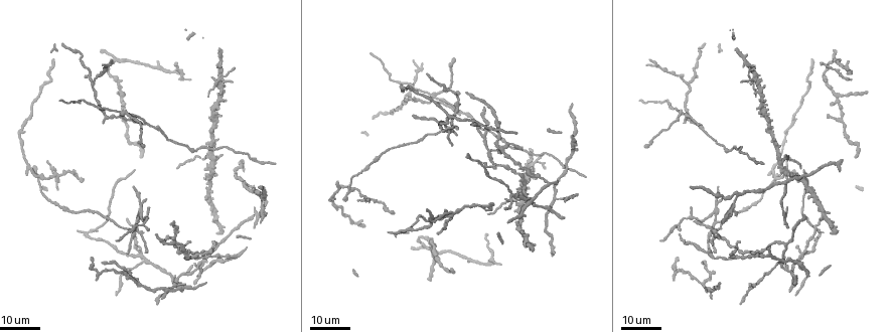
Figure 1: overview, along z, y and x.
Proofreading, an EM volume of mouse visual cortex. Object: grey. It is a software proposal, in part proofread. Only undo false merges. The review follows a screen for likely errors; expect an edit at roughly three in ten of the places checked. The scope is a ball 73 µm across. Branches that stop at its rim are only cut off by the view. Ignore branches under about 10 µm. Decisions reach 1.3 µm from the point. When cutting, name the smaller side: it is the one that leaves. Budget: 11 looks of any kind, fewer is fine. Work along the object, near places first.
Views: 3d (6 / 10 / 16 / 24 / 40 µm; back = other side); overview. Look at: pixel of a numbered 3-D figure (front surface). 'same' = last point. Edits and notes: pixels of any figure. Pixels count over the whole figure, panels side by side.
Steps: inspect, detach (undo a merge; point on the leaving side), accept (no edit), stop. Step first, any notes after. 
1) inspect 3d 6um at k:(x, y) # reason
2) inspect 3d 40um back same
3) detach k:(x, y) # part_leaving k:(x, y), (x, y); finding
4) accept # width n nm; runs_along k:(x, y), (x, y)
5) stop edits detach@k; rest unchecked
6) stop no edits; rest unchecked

inspect 3d 16um at 1:(755, 77) # four or more arms meet

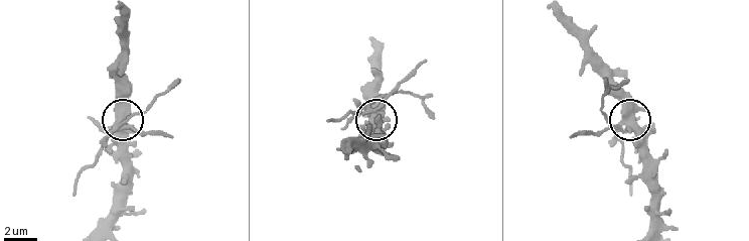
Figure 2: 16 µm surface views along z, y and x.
inspect 3d 10um at 2:(120, 118) # zoom in

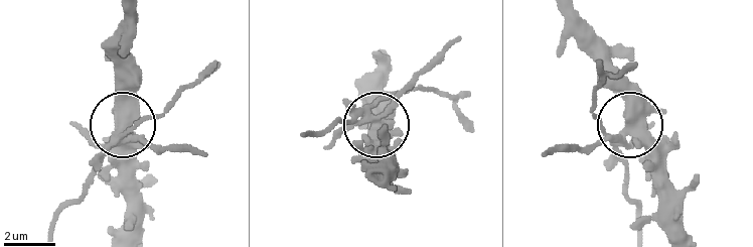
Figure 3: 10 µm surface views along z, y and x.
accept # width 500 nm; continuous, no second cell

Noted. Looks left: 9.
inspect 3d 24um at 1:(508, 192) # two arms in line, one across

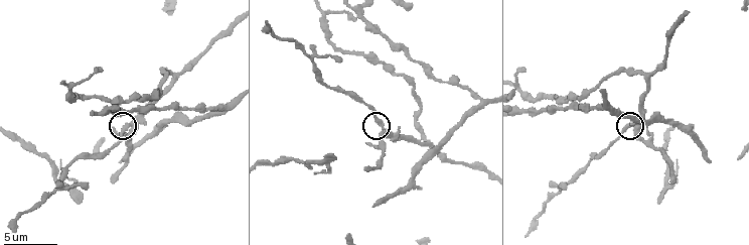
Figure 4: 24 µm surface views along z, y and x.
inspect 3d 6um at 4:(128, 126)

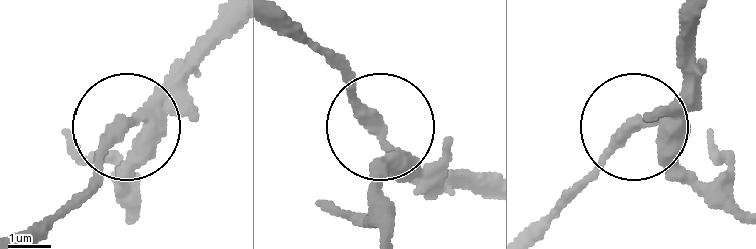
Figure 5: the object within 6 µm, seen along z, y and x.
inspect 3d 6um back at 5:(123, 126)

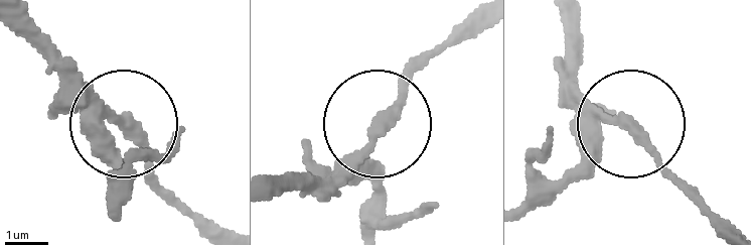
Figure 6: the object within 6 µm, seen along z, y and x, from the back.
accept # runs_along 6:(19, 27), (124, 125), (199, 219); all the same cell

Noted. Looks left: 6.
inspect 3d 10um at 4:(175, 81) # three arms meet

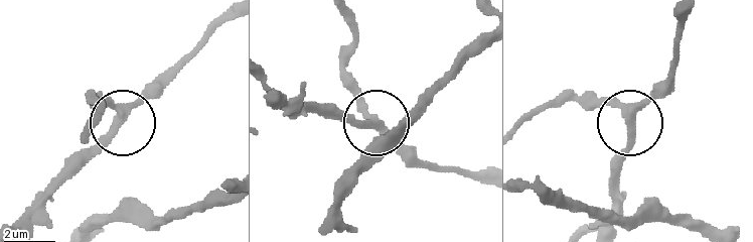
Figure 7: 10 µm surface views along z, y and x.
accept # side_arm 75 um; runs_along 7:(522, 123), (568, 102), (607, 104), (626, 128), (620, 171); continuous, no second cell

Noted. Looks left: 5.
inspect 3d 24um at 1:(212, 161)

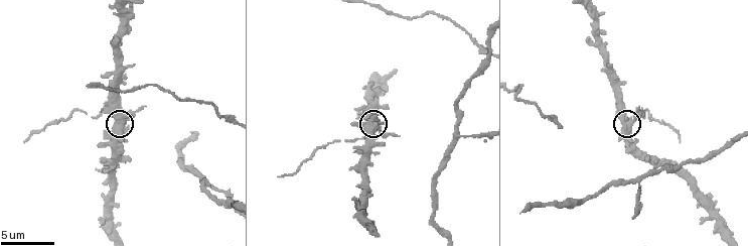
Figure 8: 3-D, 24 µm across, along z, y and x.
inspect 3d 10um at 8:(631, 121)

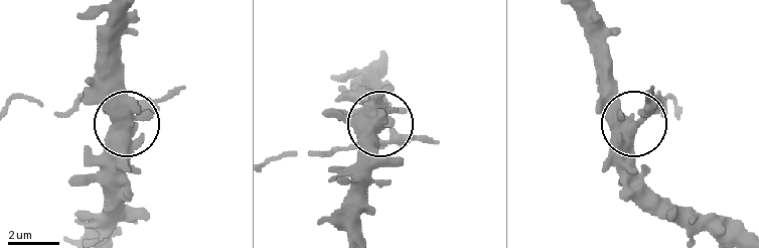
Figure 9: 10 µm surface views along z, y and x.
inspect 3d 10um back at 9:(633, 124)

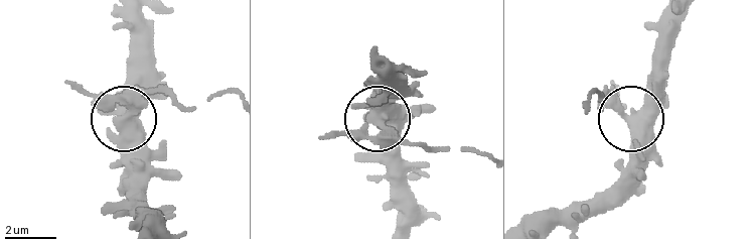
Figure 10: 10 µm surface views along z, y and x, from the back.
accept # width 450 nm; one cell here

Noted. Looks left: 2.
inspect 3d 16um at 1:(680, 112) # four-way junction

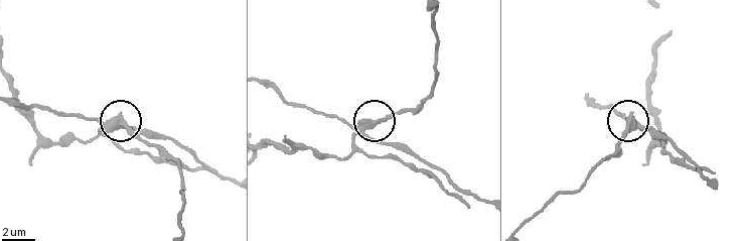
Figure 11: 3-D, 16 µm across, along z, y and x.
inspect 3d 6um at 11:(363, 123)

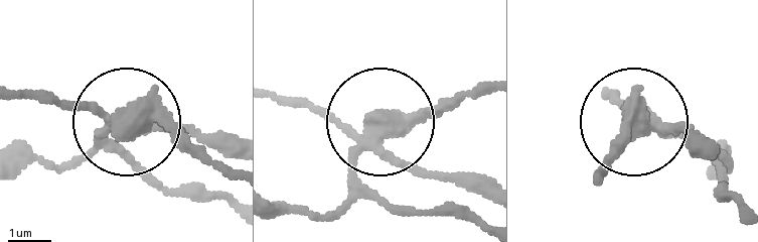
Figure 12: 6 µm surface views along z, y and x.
accept # side_arm 15 um; runs_along 12:(486, 197), (400, 160), (386, 128), (483, 89); one cell here

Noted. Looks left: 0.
stop no edits; rest unchecked

